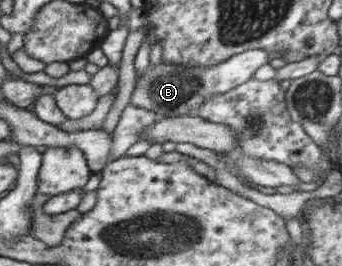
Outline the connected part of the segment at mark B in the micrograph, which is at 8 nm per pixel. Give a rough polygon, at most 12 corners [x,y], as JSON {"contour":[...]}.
{"contour":[[246,50],[218,65],[147,65],[129,103],[183,116],[269,61]]}

